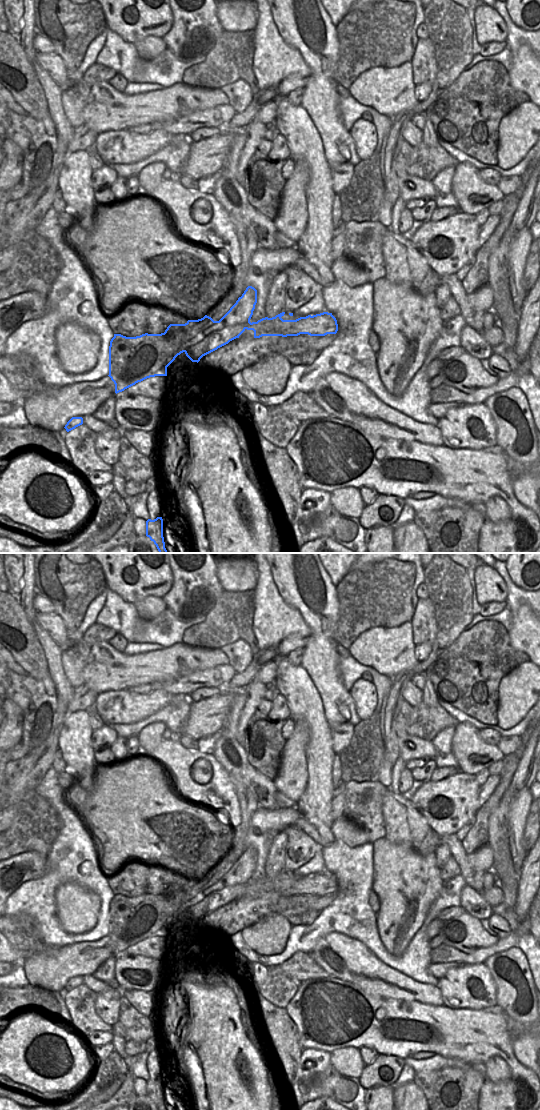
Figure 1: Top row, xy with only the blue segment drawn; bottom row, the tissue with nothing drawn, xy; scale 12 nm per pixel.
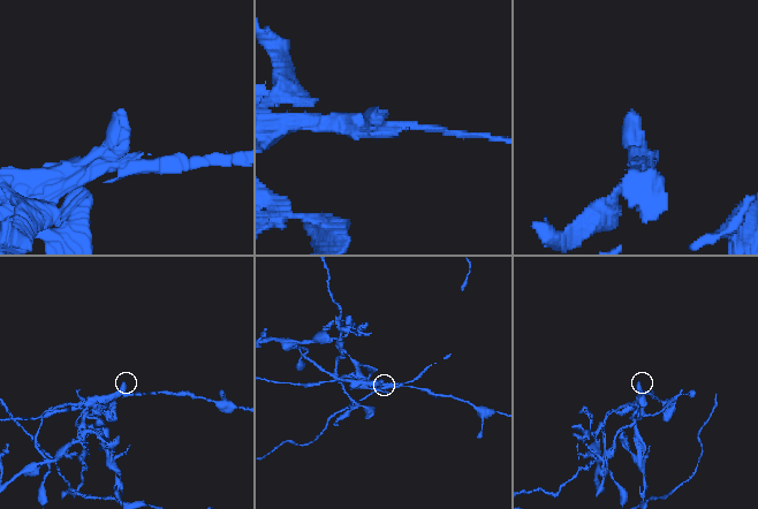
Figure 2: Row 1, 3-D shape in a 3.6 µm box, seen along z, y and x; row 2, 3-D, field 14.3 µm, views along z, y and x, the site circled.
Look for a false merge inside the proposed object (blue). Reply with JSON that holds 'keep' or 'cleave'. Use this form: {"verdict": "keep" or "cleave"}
{"verdict": "cleave"}

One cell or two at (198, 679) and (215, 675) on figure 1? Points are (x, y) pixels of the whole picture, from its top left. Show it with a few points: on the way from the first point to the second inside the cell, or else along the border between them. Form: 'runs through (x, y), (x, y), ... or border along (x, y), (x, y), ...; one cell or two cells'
runs through (202, 678), (211, 678); one cell

